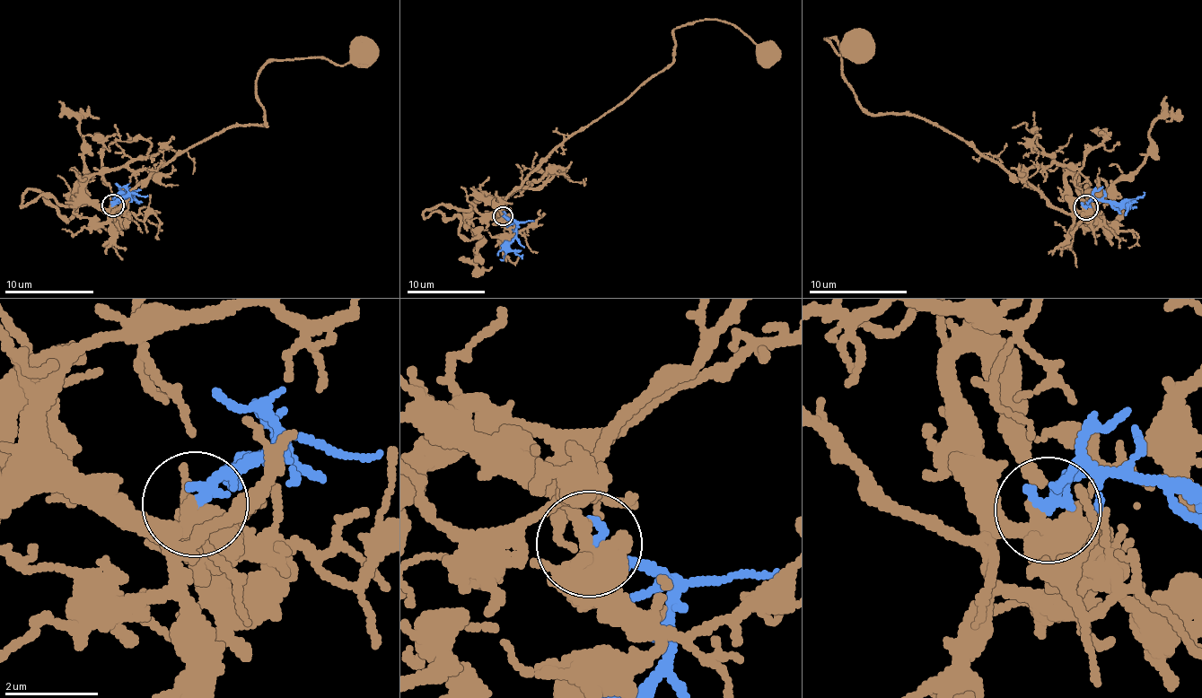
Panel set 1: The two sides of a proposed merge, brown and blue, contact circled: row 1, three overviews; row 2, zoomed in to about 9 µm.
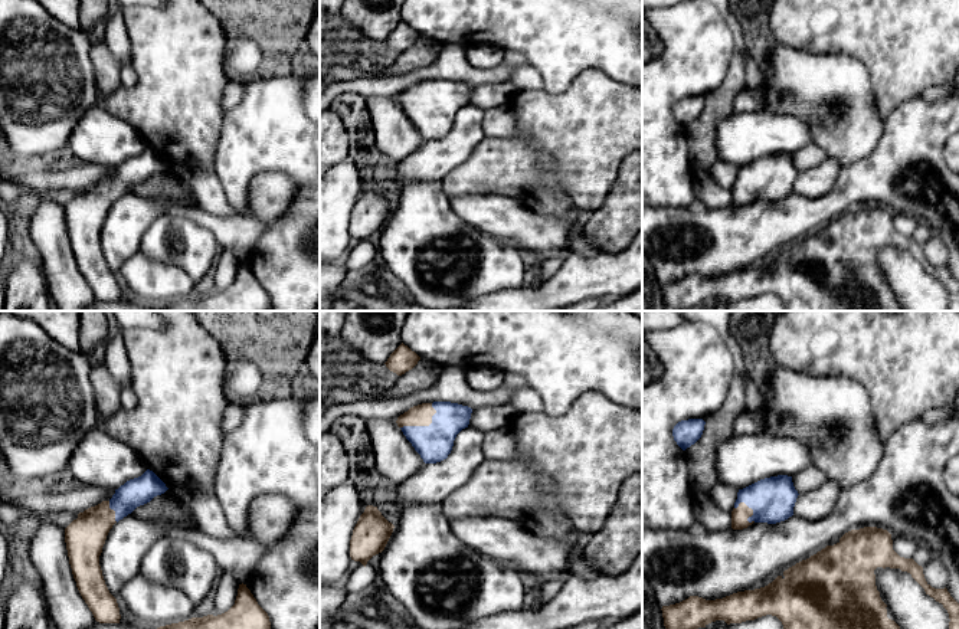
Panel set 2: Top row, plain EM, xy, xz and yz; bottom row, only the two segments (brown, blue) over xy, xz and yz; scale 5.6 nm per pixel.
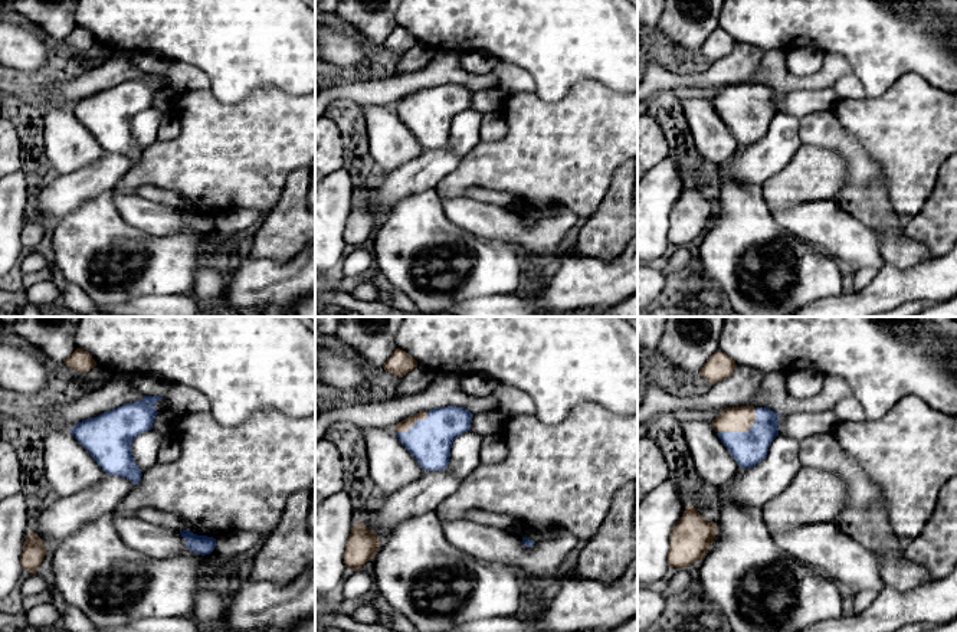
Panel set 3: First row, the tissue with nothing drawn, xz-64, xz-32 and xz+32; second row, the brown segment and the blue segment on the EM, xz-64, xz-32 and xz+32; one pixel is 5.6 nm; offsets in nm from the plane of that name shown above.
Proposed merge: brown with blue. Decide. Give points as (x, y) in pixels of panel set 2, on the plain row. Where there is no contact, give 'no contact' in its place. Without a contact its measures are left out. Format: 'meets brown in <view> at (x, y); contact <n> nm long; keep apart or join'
meets brown in xz at (425, 102); contact 240 nm long; join

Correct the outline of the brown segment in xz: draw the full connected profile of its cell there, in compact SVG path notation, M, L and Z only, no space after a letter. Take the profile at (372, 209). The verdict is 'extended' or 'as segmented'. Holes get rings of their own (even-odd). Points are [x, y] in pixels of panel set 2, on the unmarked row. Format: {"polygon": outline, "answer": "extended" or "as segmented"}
{"polygon": "M367 183L360 193L350 217L350 235L364 245L367 239L382 230L393 210L395 203L389 200L377 184Z", "answer": "as segmented"}

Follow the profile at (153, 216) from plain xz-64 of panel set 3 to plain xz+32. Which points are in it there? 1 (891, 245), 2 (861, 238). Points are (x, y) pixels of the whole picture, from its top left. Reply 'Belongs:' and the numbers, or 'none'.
Belongs: 2

